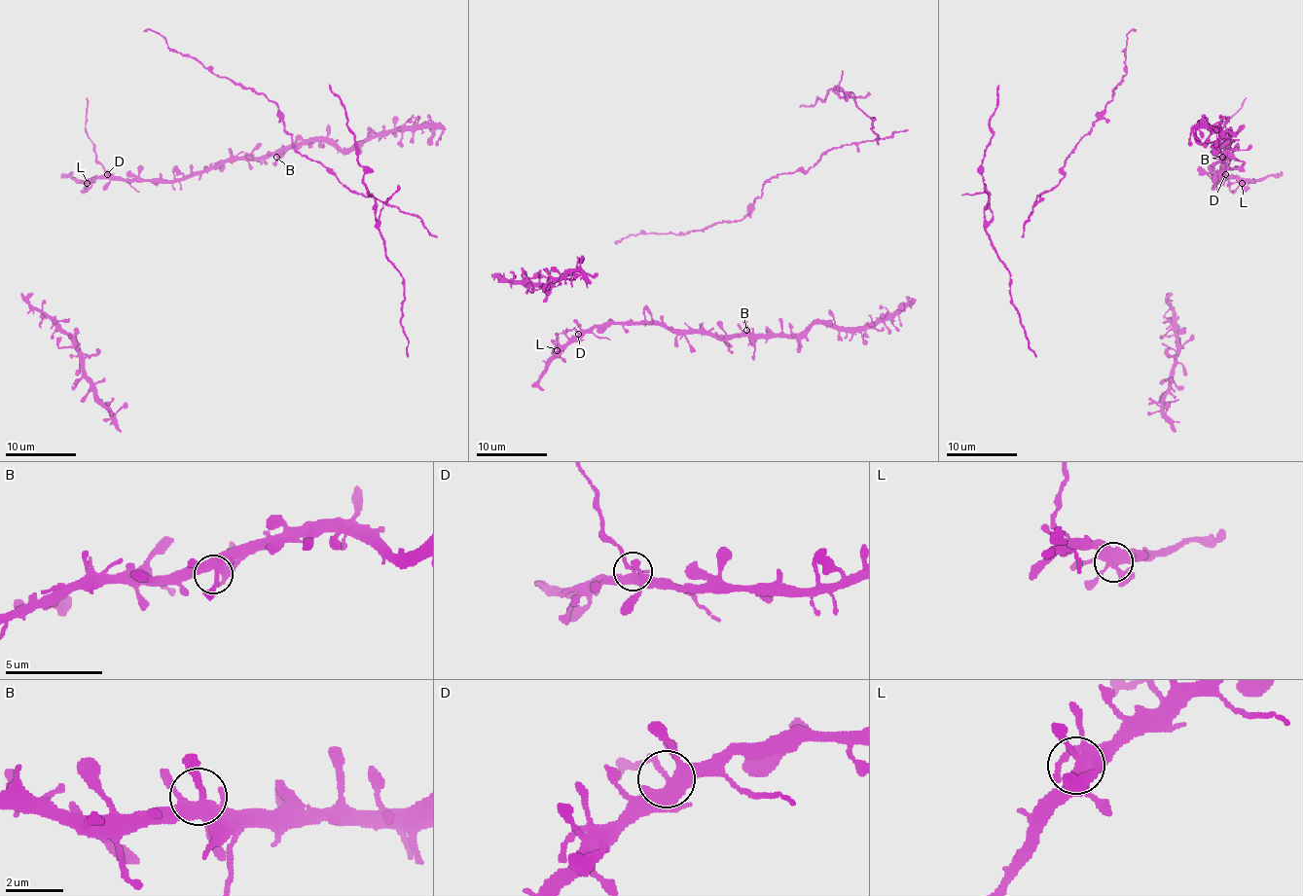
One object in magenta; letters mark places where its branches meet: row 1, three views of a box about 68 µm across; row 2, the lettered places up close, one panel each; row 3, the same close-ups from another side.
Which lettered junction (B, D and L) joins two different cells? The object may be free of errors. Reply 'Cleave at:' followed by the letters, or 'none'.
Cleave at: D

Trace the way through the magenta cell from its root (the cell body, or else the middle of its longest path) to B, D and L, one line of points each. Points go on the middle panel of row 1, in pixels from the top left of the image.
B: (770, 336), (752, 336), (746, 330)
D: (770, 336), (707, 336), (677, 332), (658, 323), (603, 323), (593, 325), (578, 334)
L: (770, 336), (707, 336), (677, 332), (658, 323), (603, 323), (582, 330), (557, 350)

